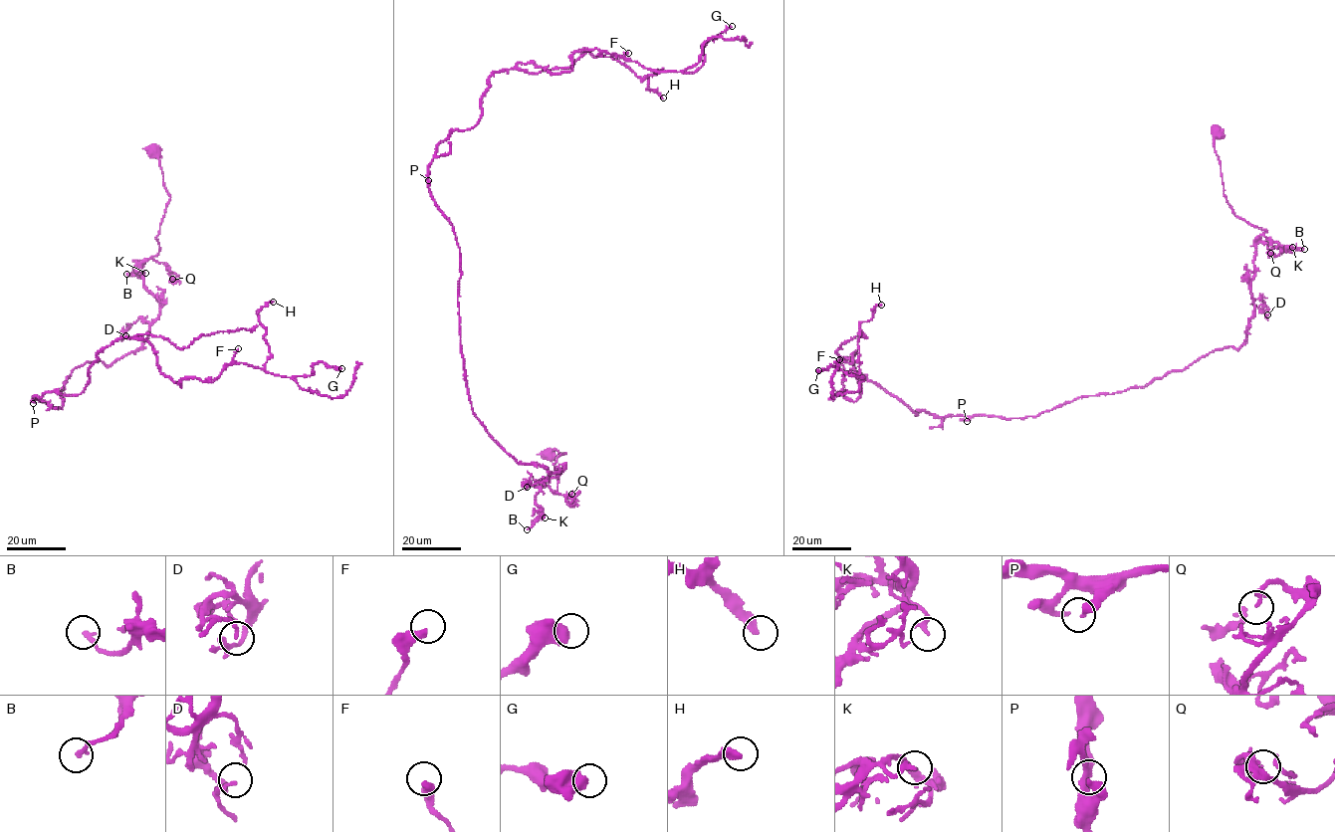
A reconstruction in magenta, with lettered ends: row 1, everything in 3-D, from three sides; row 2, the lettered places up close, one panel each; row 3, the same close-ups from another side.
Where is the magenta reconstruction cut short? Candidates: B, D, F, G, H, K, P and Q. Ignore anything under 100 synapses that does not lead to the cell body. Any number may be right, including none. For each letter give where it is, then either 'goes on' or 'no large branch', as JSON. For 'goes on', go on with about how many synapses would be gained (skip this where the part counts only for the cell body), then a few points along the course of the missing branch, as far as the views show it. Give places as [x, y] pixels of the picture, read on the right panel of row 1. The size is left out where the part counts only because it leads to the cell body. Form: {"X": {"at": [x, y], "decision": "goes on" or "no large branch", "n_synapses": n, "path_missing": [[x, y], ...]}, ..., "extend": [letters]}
{"B": {"at": [1304, 249], "decision": "no large branch"}, "D": {"at": [1267, 314], "decision": "no large branch"}, "F": {"at": [839, 359], "decision": "no large branch"}, "G": {"at": [818, 370], "decision": "no large branch"}, "H": {"at": [881, 305], "decision": "no large branch"}, "K": {"at": [1292, 247], "decision": "no large branch"}, "P": {"at": [967, 421], "decision": "no large branch"}, "Q": {"at": [1270, 253], "decision": "no large branch"}, "extend": []}

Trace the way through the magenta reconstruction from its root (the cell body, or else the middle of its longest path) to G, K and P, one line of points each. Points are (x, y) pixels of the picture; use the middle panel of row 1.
G: (549, 456), (556, 493), (473, 411), (428, 165), (493, 74), (594, 49), (694, 73), (732, 26)
K: (549, 456), (556, 449), (565, 453), (554, 464), (556, 492), (539, 482), (535, 503), (545, 518)
P: (549, 456), (565, 453), (556, 493), (539, 482), (559, 471), (519, 464), (473, 411), (460, 249), (428, 180)

